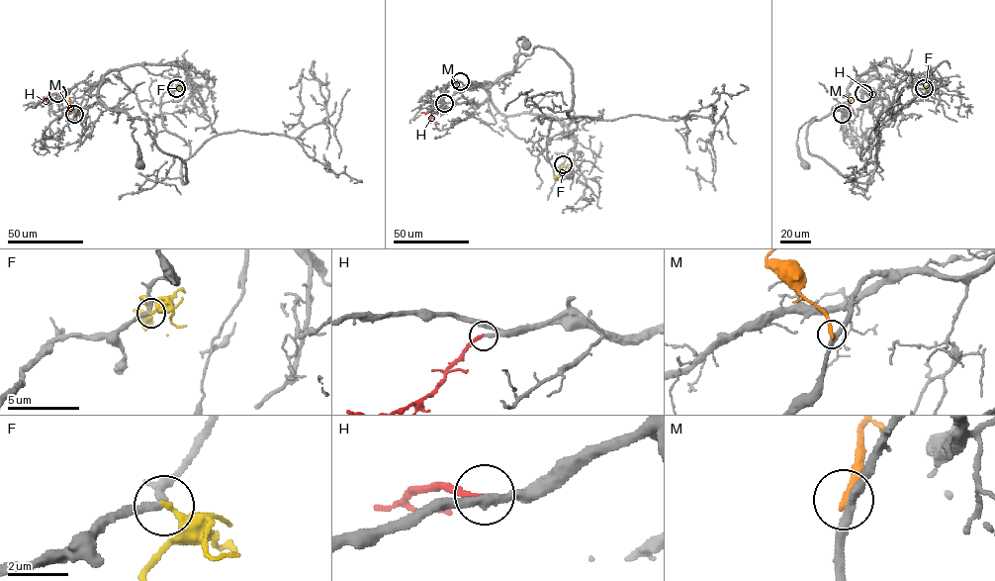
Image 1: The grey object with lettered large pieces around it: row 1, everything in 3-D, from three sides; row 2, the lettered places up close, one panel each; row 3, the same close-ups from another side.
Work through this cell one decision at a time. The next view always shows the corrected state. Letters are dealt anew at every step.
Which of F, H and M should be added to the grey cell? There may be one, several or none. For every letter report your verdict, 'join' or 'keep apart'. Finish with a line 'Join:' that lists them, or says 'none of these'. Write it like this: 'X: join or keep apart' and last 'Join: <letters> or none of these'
F: keep apart
H: join
M: keep apart
Join: H

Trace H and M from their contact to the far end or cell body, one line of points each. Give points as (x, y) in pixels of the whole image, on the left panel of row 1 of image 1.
H: (57, 93), (36, 108)
M: (74, 114), (67, 106), (70, 97)

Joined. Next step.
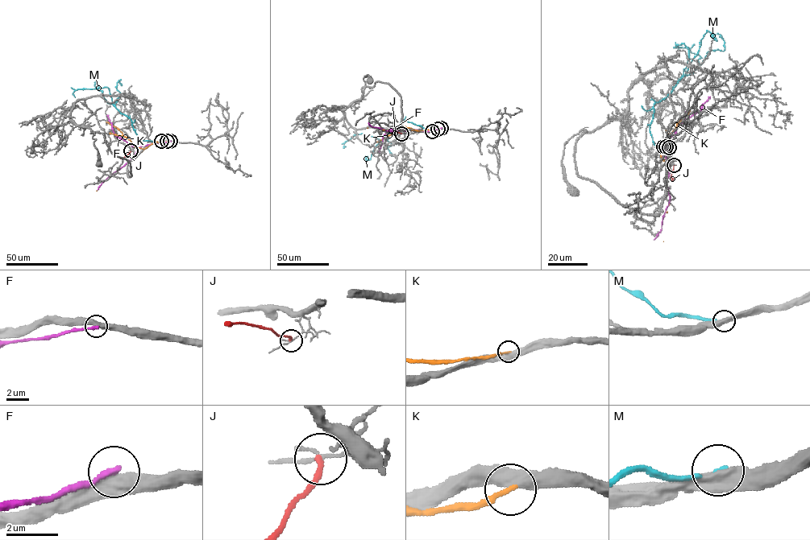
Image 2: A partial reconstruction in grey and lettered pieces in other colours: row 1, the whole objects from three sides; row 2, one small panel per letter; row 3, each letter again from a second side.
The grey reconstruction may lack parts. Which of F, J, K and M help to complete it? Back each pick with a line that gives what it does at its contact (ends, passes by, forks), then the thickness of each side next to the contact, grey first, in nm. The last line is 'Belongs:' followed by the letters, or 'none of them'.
Belongs: none of them

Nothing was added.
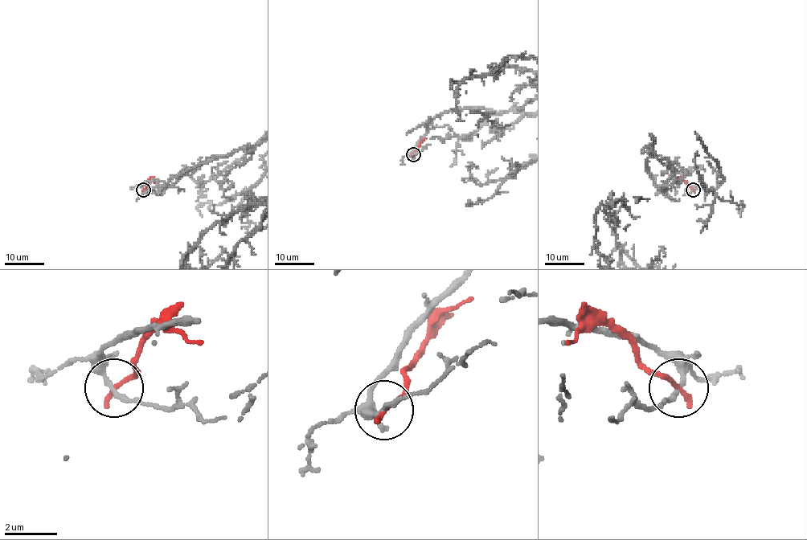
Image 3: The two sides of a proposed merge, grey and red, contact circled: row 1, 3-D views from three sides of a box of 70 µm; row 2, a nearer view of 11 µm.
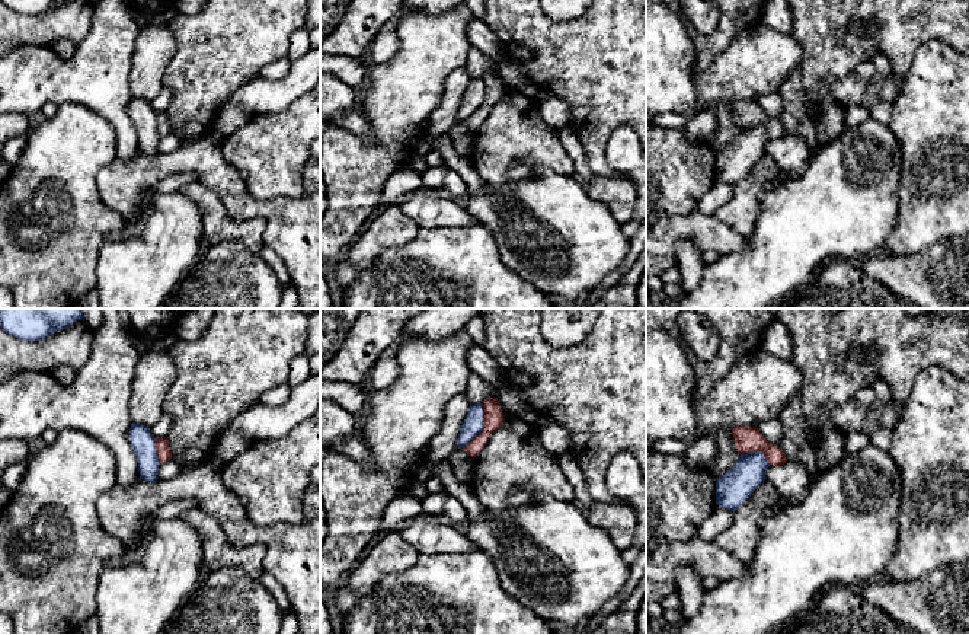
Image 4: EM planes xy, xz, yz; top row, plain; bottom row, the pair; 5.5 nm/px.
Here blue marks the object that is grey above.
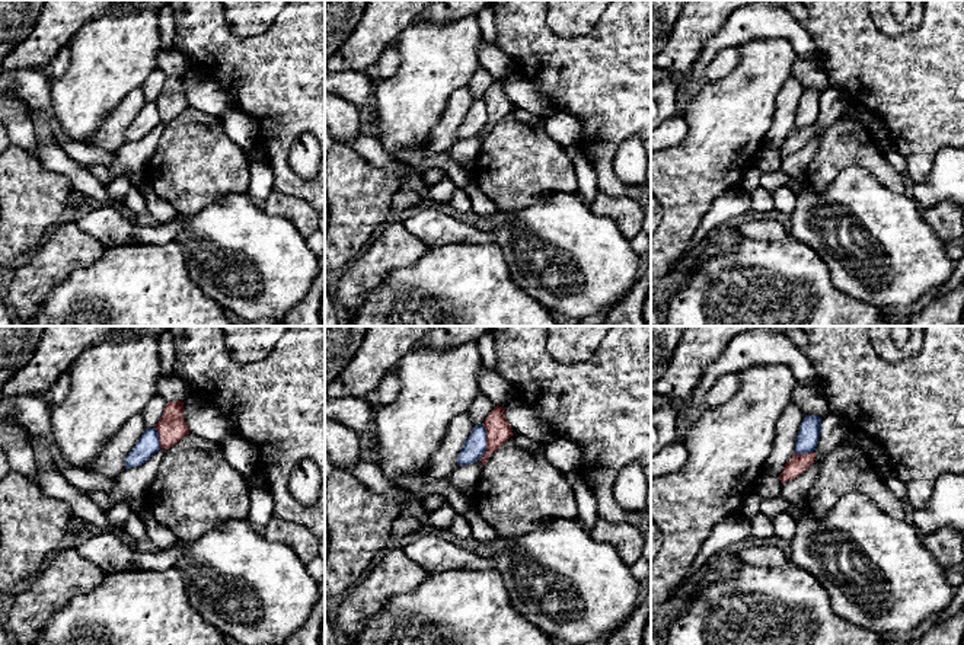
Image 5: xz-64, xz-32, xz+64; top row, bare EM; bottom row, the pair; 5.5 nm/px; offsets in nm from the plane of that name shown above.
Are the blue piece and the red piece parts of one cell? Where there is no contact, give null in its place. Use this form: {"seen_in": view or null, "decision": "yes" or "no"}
{"seen_in": "xz", "decision": "no"}

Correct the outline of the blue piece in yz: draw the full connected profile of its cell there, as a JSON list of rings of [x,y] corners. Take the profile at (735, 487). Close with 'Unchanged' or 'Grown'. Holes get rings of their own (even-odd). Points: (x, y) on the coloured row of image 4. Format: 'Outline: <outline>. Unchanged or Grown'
Outline: [[[762,451],[741,454],[736,465],[716,479],[716,504],[736,511],[765,479],[770,466]]]. Unchanged

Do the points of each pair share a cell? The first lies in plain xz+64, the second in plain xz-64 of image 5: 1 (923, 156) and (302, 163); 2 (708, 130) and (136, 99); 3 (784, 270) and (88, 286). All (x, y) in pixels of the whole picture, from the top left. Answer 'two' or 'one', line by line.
1: two
2: two
3: one

